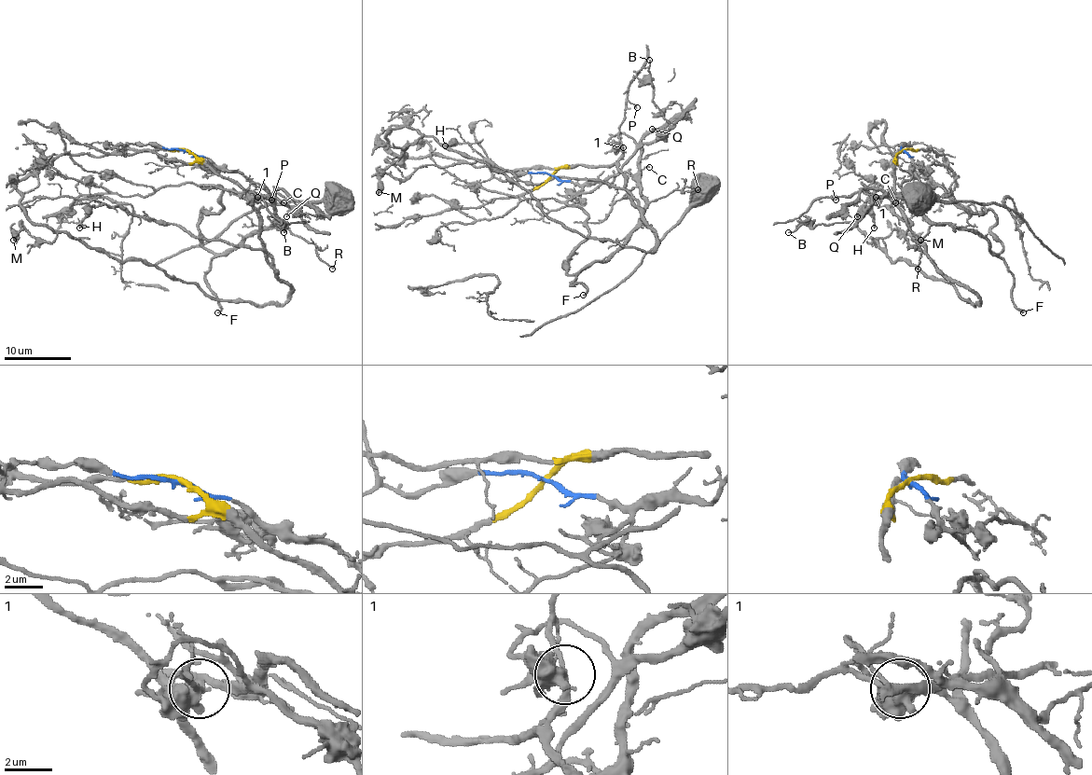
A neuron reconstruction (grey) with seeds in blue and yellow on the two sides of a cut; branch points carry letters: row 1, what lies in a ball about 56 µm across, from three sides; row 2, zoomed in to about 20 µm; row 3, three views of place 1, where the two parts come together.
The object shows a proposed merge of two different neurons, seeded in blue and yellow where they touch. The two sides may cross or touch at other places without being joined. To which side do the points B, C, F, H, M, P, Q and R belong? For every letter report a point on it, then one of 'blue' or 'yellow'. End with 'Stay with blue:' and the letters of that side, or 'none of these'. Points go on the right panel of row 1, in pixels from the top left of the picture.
B: at (788, 232); blue
C: at (895, 202); blue
F: at (1023, 312); blue
H: at (874, 228); yellow
M: at (920, 240); yellow
P: at (836, 200); yellow
Q: at (857, 216); blue
R: at (918, 269); blue
Stay with blue: B, C, F, Q, R

